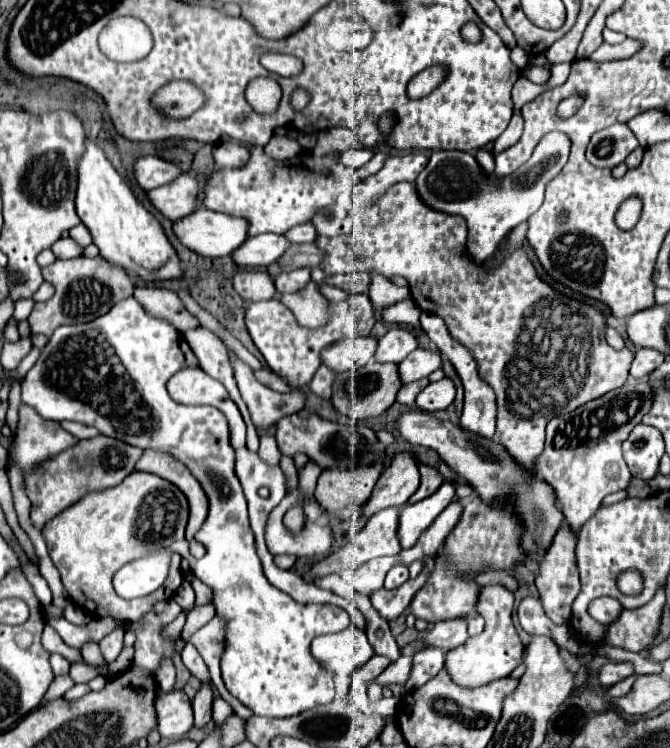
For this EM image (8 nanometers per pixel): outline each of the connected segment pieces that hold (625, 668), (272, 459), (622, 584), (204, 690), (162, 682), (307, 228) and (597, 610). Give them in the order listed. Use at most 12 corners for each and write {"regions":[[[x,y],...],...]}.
{"regions":[[[629,662],[605,664],[599,672],[603,686],[613,686],[635,674]],[[269,434],[261,436],[259,458],[277,466],[281,452],[277,442]],[[636,569],[619,574],[623,594],[639,594],[643,580]],[[209,680],[201,682],[195,698],[195,726],[211,720],[213,690]],[[173,660],[157,668],[159,690],[171,692],[175,684]],[[311,222],[287,232],[291,244],[313,242],[317,232]],[[615,598],[591,602],[589,616],[601,624],[613,622],[623,610]]]}

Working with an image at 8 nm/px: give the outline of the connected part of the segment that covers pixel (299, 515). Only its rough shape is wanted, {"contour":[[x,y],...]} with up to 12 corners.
{"contour":[[301,502],[283,518],[287,530],[301,530],[305,522]]}

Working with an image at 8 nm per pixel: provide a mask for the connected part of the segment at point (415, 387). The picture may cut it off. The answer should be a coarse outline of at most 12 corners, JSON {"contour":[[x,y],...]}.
{"contour":[[427,378],[405,384],[397,392],[397,402],[413,406],[417,394],[427,384]]}

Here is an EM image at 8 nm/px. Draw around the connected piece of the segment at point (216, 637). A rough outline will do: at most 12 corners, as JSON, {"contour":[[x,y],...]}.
{"contour":[[213,616],[191,636],[203,656],[211,682],[243,720],[251,718],[227,692],[219,660],[223,654],[223,620]]}

